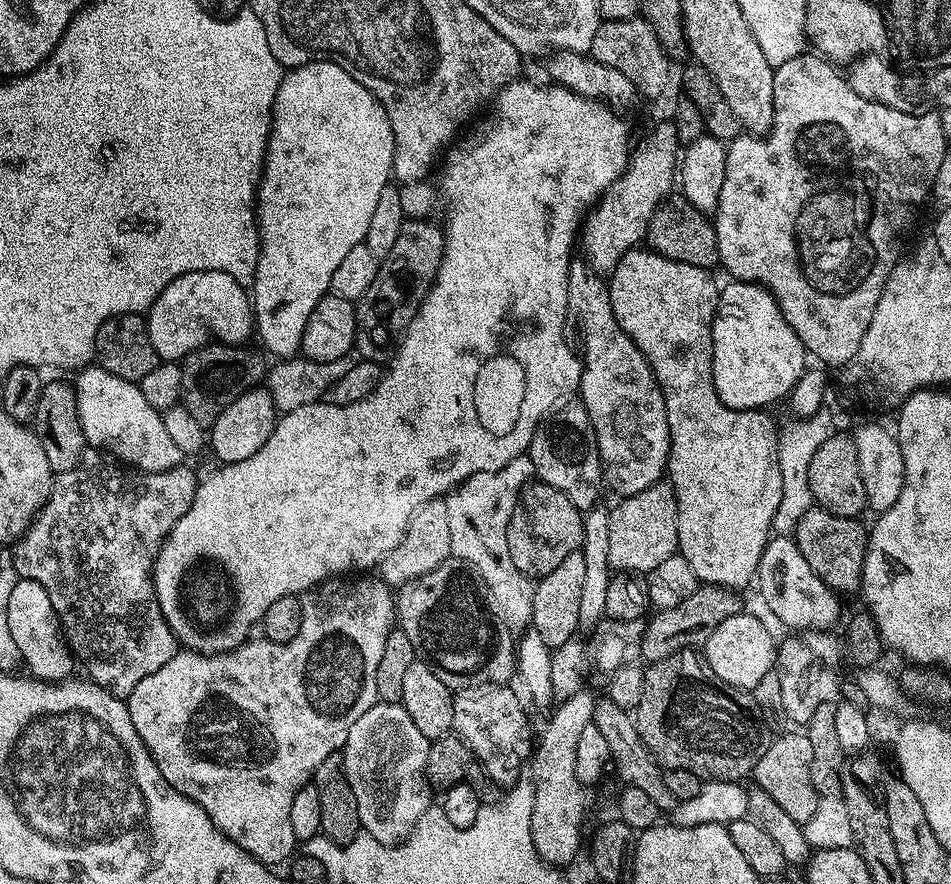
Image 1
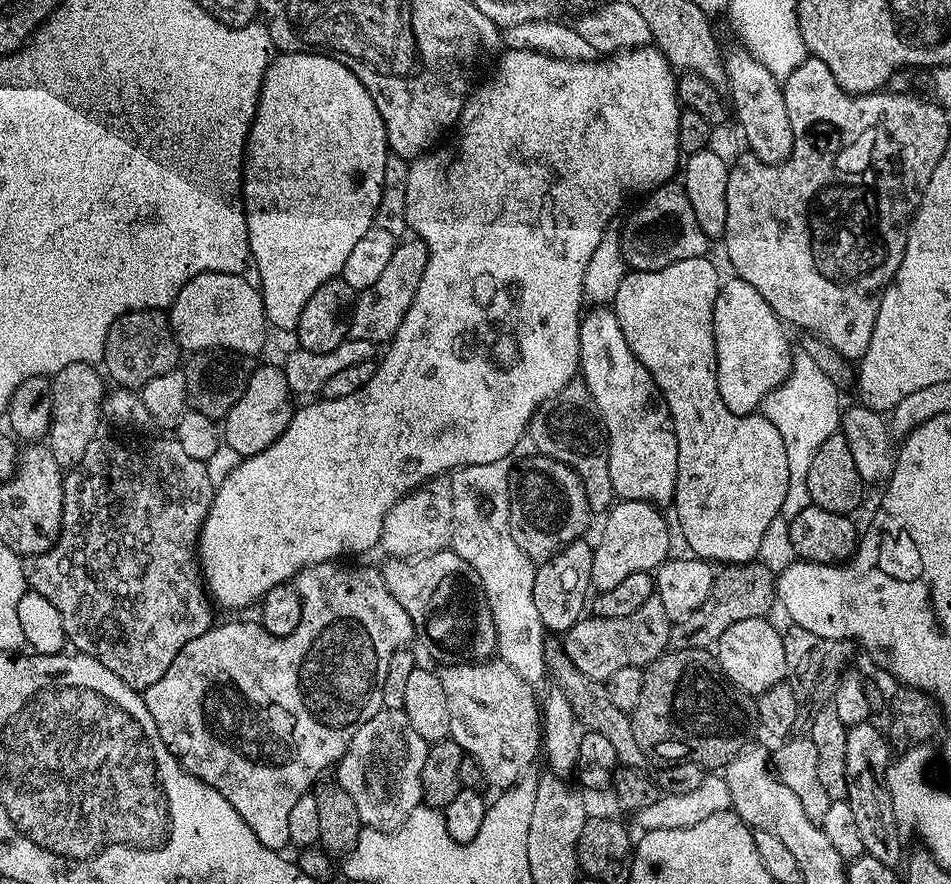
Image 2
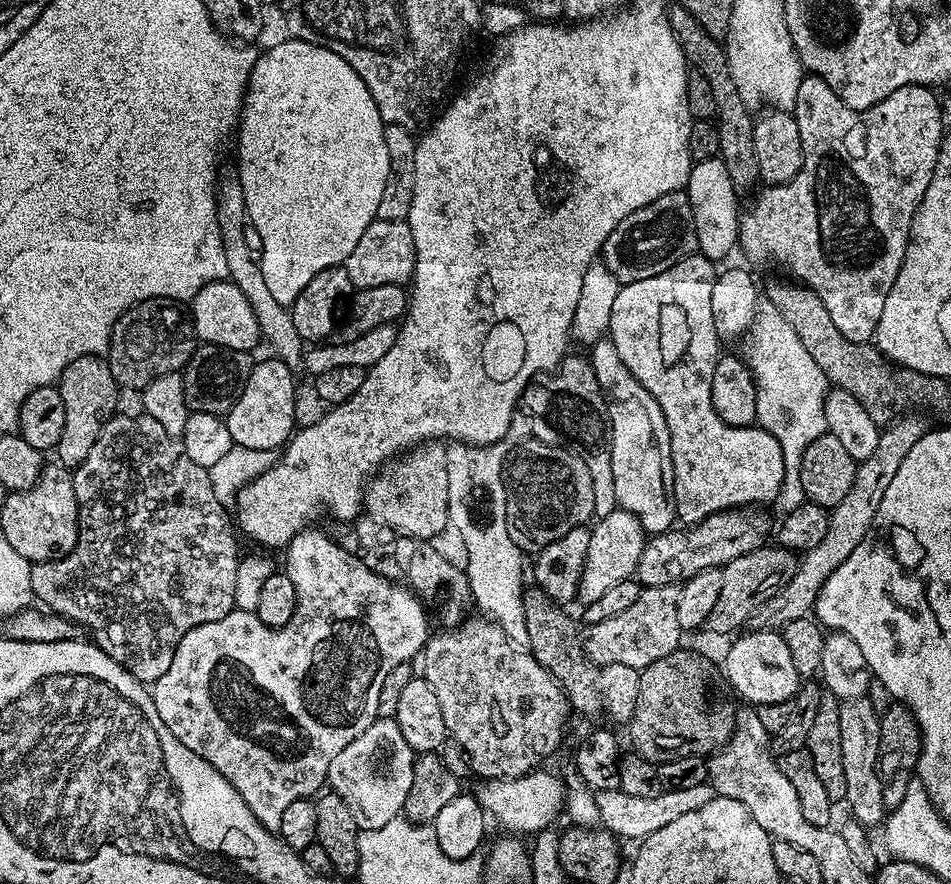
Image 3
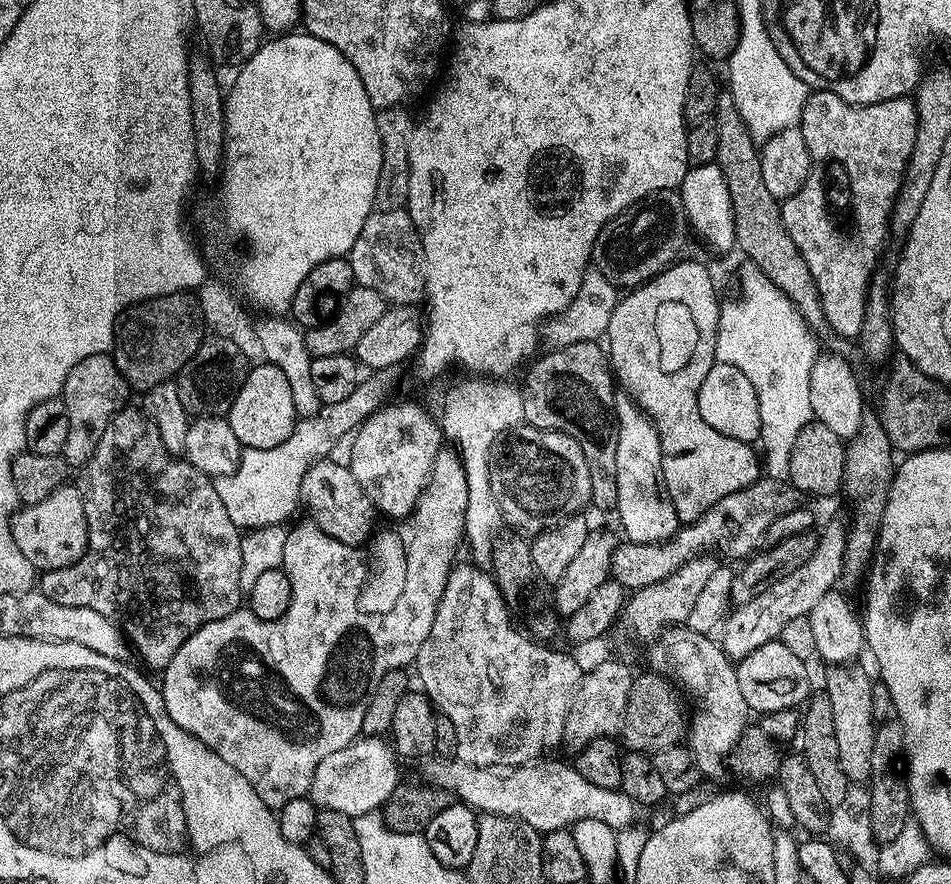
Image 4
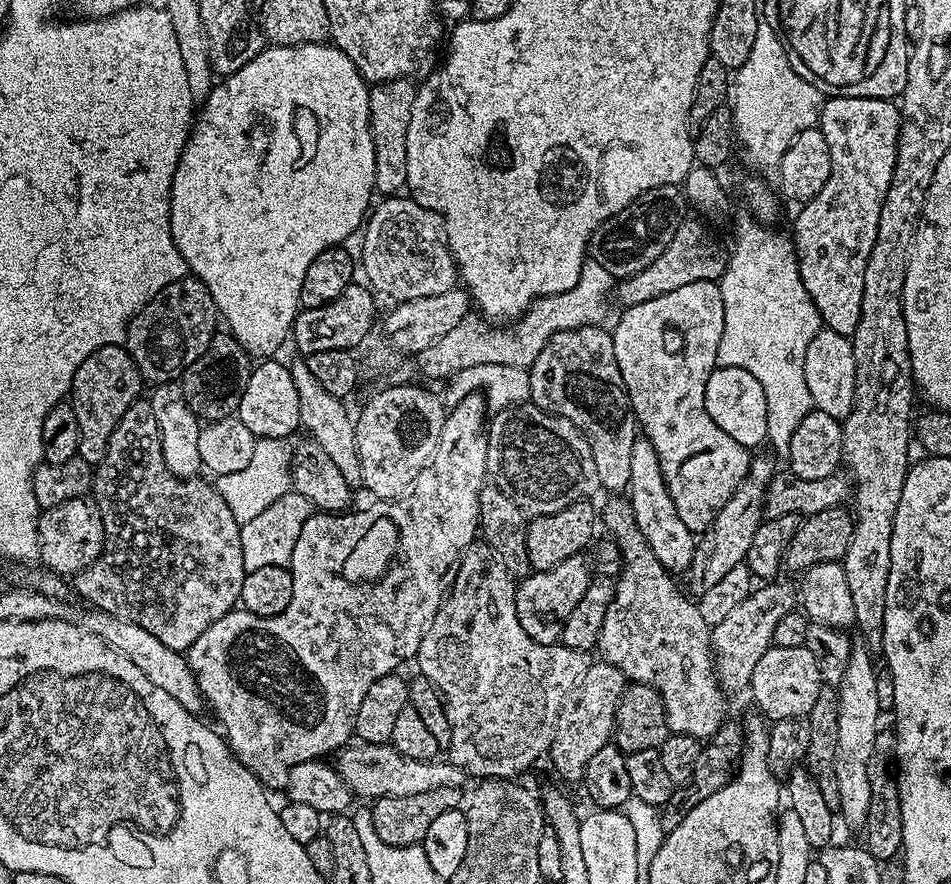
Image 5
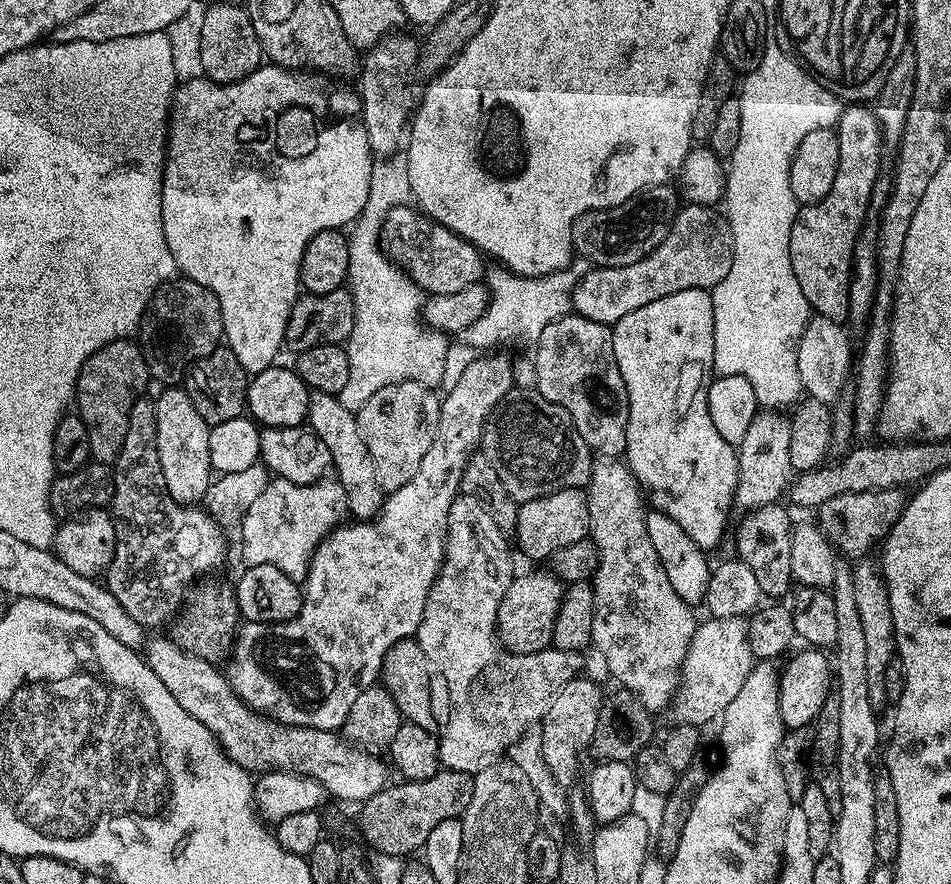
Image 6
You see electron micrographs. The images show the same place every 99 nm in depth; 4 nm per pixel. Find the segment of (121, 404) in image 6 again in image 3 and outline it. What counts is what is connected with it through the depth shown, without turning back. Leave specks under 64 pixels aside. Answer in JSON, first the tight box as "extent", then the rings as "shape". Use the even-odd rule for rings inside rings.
{"extent":[54,355,121,470],"shape":[[[103,355],[80,356],[70,362],[70,366],[66,366],[59,378],[58,387],[62,394],[62,406],[66,406],[66,426],[62,430],[62,438],[54,450],[54,456],[61,460],[57,461],[65,469],[74,470],[86,462],[90,449],[94,442],[98,442],[106,422],[117,415],[116,399],[119,398],[121,389]]]}

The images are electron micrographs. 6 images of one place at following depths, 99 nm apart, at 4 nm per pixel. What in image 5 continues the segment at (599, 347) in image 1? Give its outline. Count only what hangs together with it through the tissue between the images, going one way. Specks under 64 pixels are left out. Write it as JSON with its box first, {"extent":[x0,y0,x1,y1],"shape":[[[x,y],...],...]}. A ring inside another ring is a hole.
{"extent":[626,438,697,573],"shape":[[[646,438],[636,439],[634,448],[630,450],[630,482],[626,489],[626,498],[632,503],[634,522],[638,522],[642,538],[646,538],[646,546],[654,550],[654,558],[658,558],[658,562],[669,573],[687,573],[694,558],[697,537],[685,526],[682,518],[678,518],[678,510],[674,510],[674,502],[666,490],[654,446]]]}

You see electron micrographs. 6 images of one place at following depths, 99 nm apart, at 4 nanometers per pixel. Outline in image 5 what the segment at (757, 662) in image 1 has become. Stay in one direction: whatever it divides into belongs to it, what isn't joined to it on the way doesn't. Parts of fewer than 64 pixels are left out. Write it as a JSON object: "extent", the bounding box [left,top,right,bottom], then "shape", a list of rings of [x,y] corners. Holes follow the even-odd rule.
{"extent":[750,646,822,721],"shape":[[[790,646],[771,647],[758,658],[750,685],[752,700],[765,712],[769,721],[798,720],[807,717],[808,712],[818,702],[818,690],[822,687],[818,662],[808,648]]]}

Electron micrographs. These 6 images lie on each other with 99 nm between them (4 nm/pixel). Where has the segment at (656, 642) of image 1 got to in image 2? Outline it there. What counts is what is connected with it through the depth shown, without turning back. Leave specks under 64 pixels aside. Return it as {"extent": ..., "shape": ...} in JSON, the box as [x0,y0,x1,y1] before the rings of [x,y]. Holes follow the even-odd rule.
{"extent":[668,563,776,650],"shape":[[[760,563],[729,564],[721,567],[716,572],[716,581],[710,590],[710,598],[706,598],[706,602],[702,602],[702,606],[698,606],[698,610],[694,610],[694,614],[690,614],[685,620],[678,620],[673,623],[668,635],[668,648],[677,648],[678,650],[686,650],[687,648],[711,649],[722,638],[722,634],[726,630],[730,630],[730,626],[734,626],[734,622],[742,622],[742,618],[767,617],[772,604],[774,608],[776,586],[774,583],[774,572],[771,572],[766,565]]]}

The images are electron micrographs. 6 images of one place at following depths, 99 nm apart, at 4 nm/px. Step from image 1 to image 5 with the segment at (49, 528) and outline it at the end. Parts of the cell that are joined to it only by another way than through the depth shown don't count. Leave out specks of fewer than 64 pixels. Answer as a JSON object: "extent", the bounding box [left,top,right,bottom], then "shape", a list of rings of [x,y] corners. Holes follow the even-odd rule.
{"extent":[74,398,245,653],"shape":[[[144,398],[132,403],[118,426],[114,426],[106,458],[95,465],[92,478],[90,496],[102,518],[104,549],[89,568],[74,577],[75,595],[77,592],[82,599],[89,600],[93,609],[134,622],[142,630],[150,630],[162,646],[183,653],[211,624],[240,604],[245,574],[241,524],[230,514],[230,506],[226,506],[226,498],[218,489],[200,479],[170,474],[162,458],[160,431],[151,403]]]}

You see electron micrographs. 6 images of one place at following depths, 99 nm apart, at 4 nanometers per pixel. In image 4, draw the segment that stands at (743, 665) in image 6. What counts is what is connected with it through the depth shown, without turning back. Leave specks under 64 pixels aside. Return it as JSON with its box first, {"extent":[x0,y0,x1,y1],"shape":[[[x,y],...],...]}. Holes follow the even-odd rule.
{"extent":[718,524,848,662],"shape":[[[828,524],[818,536],[814,554],[786,578],[774,582],[768,588],[750,598],[750,602],[737,604],[724,617],[724,623],[718,632],[718,643],[729,658],[739,662],[743,656],[766,646],[766,642],[779,638],[782,626],[799,616],[807,616],[819,599],[837,587],[836,579],[844,576],[844,555],[848,541],[848,528],[840,524]]]}

